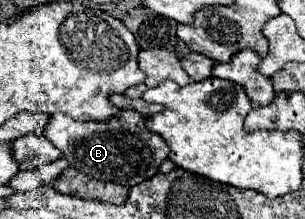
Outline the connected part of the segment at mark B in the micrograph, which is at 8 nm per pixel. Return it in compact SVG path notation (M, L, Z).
M121 109L107 121L75 121L65 113L53 113L39 133L43 133L61 151L61 157L77 171L123 187L133 187L143 179L153 177L161 161L169 157L167 143L157 135L151 135L145 127L145 117L131 109Z

